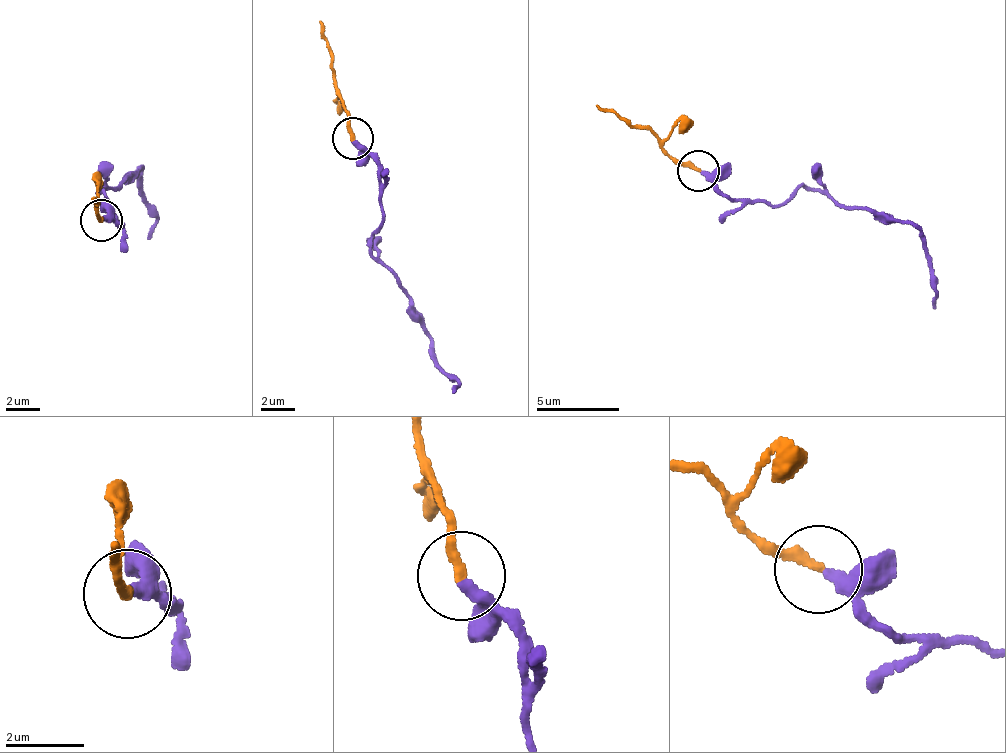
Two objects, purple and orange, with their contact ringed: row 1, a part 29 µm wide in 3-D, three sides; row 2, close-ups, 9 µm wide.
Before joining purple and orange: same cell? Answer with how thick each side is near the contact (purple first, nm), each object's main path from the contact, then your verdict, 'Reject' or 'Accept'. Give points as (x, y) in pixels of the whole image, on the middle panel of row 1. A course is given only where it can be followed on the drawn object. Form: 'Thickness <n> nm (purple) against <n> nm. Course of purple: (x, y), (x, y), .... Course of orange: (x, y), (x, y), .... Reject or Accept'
Thickness 320 nm (purple) against 240 nm. Course of purple: (352, 140), (379, 169), (381, 230), (371, 236), (371, 253), (393, 274), (444, 373), (458, 383), (453, 392). Course of orange: (352, 140), (350, 112), (333, 76), (333, 61), (321, 21). Accept

